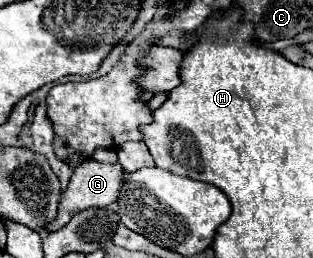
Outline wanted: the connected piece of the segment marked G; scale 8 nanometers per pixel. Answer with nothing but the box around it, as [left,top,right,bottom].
[46,160,124,232]

